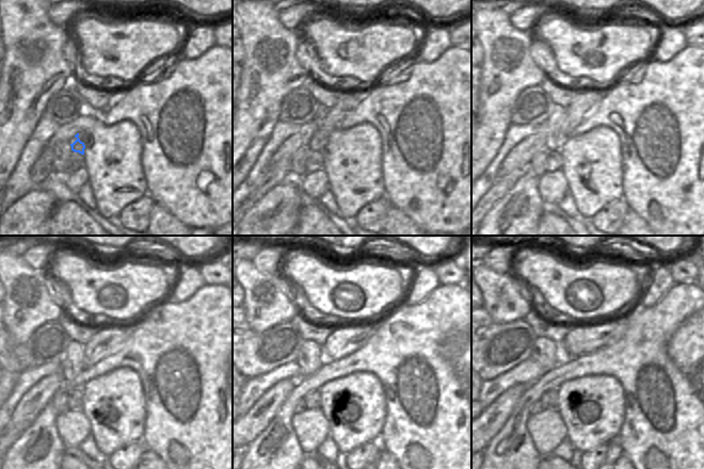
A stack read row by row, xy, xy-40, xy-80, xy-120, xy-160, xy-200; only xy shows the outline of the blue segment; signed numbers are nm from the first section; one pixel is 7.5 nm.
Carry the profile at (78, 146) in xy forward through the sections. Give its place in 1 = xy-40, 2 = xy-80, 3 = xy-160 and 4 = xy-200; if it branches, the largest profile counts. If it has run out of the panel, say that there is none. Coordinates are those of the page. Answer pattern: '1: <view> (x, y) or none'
1: xy-40 (315, 144)
2: xy-80 (555, 124)
3: xy-160 (310, 357)
4: xy-200 (546, 353)

